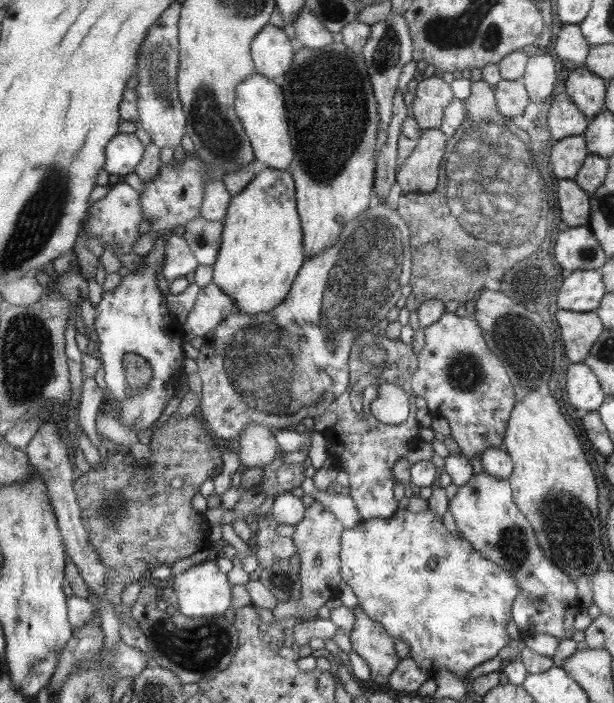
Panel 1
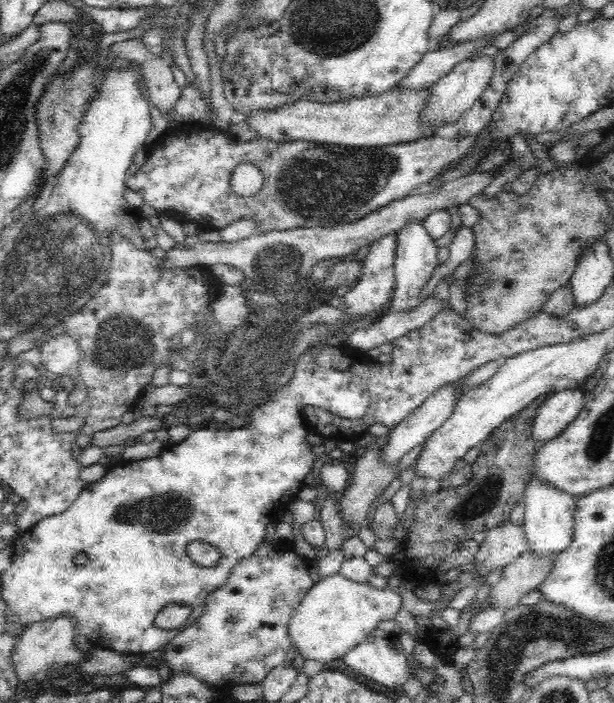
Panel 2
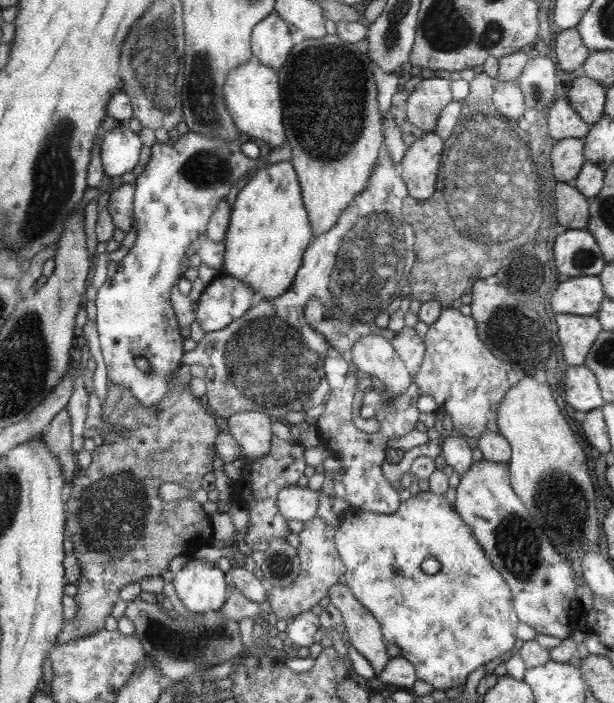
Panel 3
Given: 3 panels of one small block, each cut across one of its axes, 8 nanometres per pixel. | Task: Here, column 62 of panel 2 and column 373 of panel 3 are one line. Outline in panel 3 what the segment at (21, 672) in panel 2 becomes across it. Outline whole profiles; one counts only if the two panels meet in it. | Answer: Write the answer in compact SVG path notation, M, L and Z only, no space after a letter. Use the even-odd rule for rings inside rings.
M343 581L330 586L329 597L343 616L342 631L353 648L374 667L377 676L392 660L387 654L381 623Z

